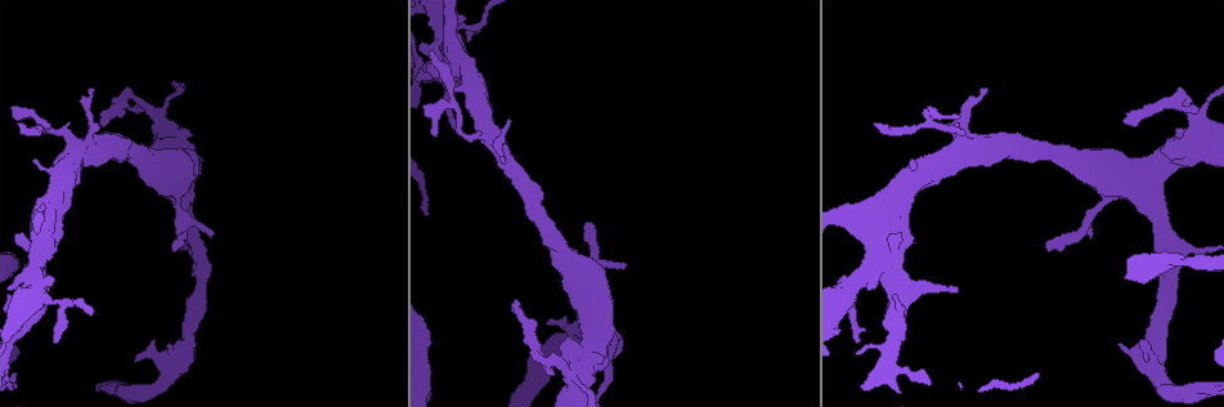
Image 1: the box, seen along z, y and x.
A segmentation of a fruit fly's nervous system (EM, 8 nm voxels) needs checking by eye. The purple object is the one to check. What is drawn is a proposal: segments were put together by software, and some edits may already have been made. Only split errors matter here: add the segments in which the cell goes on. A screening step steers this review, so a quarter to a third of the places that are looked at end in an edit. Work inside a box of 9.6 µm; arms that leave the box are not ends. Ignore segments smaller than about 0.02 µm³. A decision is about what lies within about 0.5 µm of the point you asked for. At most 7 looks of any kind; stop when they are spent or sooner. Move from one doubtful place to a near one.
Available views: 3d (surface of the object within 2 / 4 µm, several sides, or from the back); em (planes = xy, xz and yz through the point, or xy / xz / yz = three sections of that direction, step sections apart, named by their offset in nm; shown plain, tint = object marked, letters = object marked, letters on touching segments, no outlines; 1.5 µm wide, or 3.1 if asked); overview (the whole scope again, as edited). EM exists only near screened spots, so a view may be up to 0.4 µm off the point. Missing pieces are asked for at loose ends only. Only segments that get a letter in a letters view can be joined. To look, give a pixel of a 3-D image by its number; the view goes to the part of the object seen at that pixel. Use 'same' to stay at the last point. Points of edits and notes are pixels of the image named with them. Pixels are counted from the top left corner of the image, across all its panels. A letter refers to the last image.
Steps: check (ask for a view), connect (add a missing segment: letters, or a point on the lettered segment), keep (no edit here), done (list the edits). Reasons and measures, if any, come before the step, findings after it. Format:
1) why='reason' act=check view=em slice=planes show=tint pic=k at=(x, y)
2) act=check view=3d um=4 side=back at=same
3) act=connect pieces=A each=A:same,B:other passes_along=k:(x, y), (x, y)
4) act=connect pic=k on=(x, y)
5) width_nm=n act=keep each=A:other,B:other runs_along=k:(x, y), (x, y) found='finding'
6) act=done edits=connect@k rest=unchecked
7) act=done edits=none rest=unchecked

why='an open end' act=check view=em slice=planes show=tint pic=1 at=(514, 300)

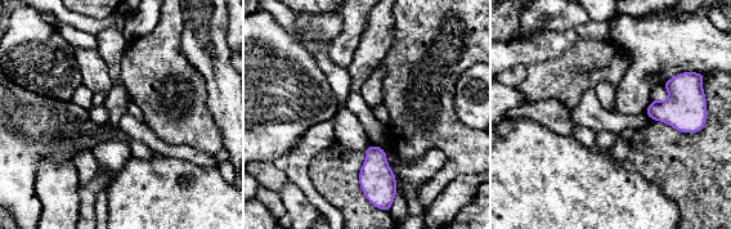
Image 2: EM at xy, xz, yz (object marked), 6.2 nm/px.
why='see the neighbours' act=check view=em slice=planes show=letters at=same

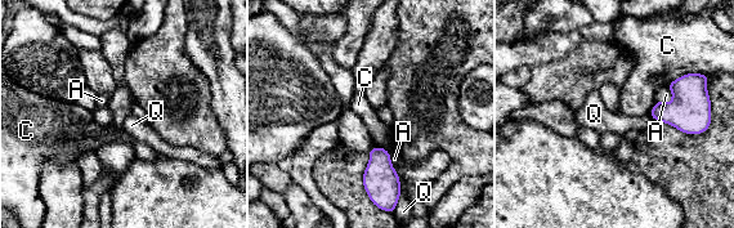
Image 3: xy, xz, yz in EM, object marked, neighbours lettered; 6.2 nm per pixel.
width_nm=190 act=keep each=A:other,C:other,Q:other border=3:(401, 192), (393, 211) found='no lettered segment goes on from it'

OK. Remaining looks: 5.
why='tapers out' act=check view=3d um=4 pic=1 at=(212, 235)

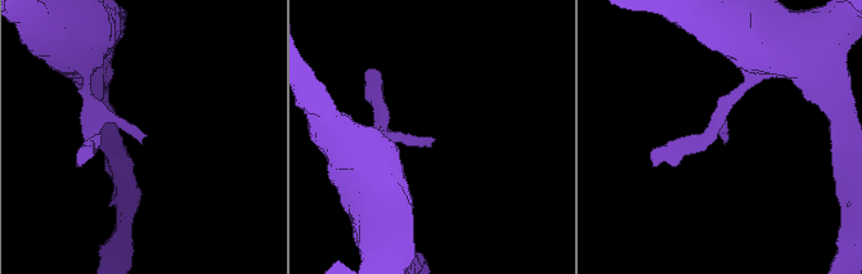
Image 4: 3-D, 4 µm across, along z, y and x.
why='shape alone is not enough' act=check view=em slice=planes show=tint pic=4 at=(718, 134)

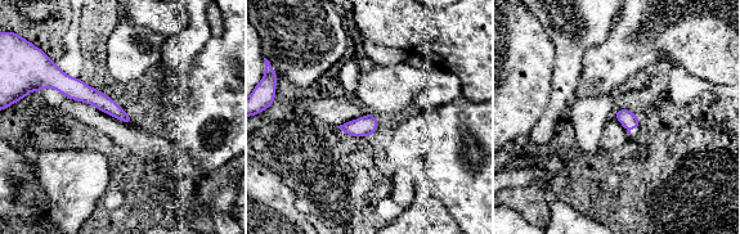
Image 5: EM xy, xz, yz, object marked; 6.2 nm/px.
act=check view=em slice=planes show=letters at=same

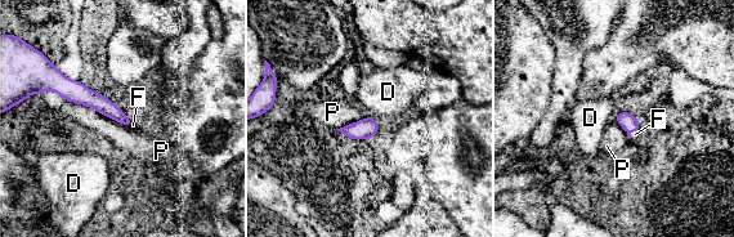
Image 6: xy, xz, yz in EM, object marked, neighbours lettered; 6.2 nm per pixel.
width_nm=100 act=connect pieces=F each=D:other,F:same,P:other passes_along=6:(629, 123), (632, 130), (635, 134) found='it goes on there'

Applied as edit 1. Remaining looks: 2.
act=done edits=connect@6 rest=unchecked

